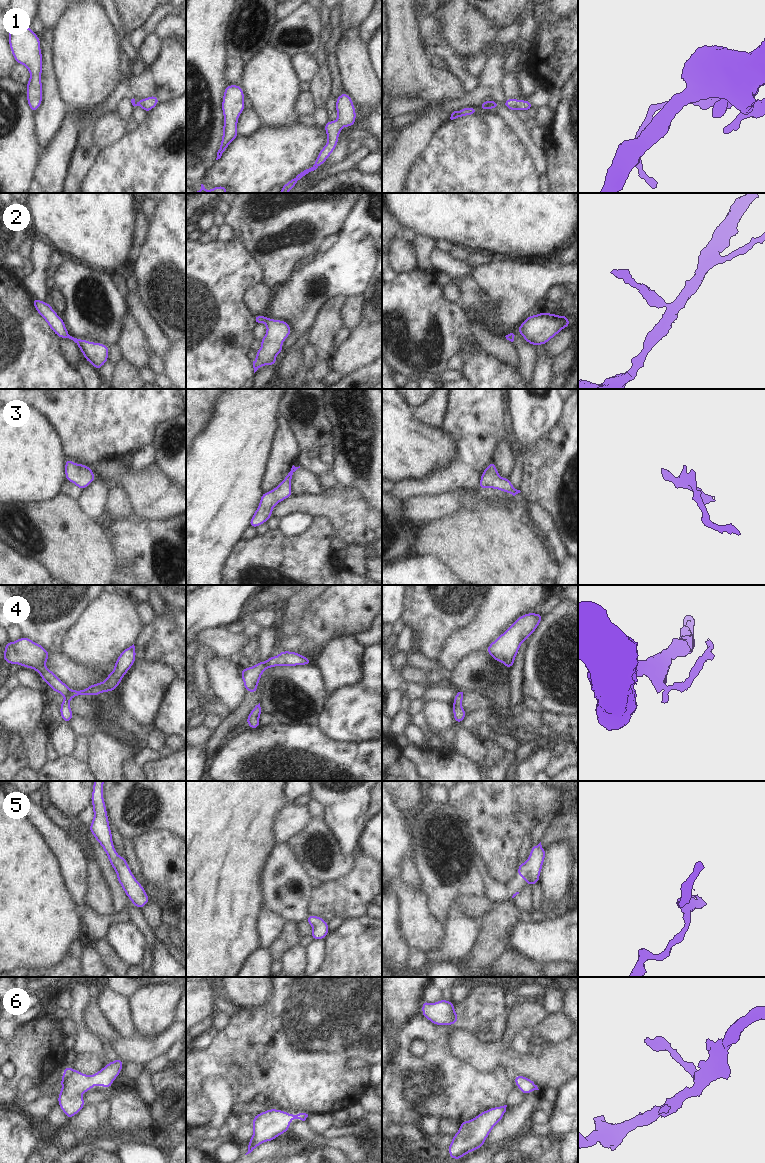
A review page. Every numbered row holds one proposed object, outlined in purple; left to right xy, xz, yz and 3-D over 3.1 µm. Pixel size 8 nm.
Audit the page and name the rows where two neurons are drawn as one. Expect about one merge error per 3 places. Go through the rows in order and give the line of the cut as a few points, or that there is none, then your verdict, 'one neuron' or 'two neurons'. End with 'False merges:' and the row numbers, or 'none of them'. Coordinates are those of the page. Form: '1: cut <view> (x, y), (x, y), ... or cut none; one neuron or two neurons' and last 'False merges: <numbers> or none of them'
1: cut none; one neuron
2: cut none; one neuron
3: cut none; one neuron
4: cut xy (71, 690), (65, 697); two neurons
5: cut none; one neuron
6: cut none; one neuron
False merges: 4

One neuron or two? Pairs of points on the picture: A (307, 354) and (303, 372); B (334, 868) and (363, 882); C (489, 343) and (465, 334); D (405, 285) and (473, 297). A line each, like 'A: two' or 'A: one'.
A: one
B: two
C: two
D: two

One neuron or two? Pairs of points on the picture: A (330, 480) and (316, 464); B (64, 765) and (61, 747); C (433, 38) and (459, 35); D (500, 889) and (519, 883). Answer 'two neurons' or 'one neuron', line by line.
A: two neurons
B: two neurons
C: two neurons
D: one neuron

